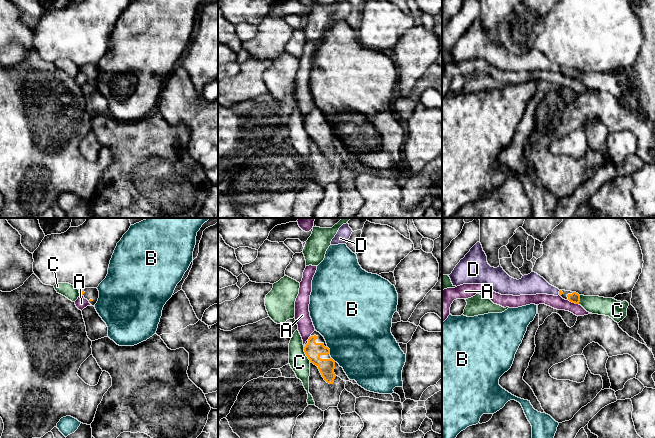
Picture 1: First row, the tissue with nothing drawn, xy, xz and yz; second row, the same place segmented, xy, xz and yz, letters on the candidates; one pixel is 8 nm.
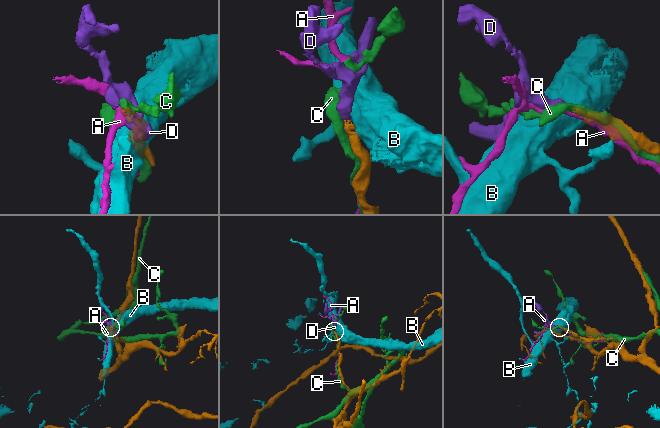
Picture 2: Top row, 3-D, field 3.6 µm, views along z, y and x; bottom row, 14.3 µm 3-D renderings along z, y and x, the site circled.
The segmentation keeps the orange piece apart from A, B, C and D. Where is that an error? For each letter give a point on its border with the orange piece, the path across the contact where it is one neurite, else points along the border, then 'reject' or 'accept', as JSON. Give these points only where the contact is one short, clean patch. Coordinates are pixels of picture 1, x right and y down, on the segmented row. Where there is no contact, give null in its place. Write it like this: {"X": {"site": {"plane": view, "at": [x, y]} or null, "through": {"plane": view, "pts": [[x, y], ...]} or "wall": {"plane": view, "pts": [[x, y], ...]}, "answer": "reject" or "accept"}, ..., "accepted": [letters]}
{"A": {"site": {"plane": "yz", "at": [573, 302]}, "answer": "reject"}, "B": {"site": {"plane": "xz", "at": [329, 350]}, "wall": {"plane": "xz", "pts": [[327, 346], [329, 353]]}, "answer": "reject"}, "C": {"site": {"plane": "xz", "at": [305, 353]}, "answer": "reject"}, "D": {"site": {"plane": "xy", "at": [81, 292]}, "through": {"plane": "xy", "pts": [[82, 292], [81, 292], [80, 291]]}, "answer": "accept"}, "accepted": ["D"]}

